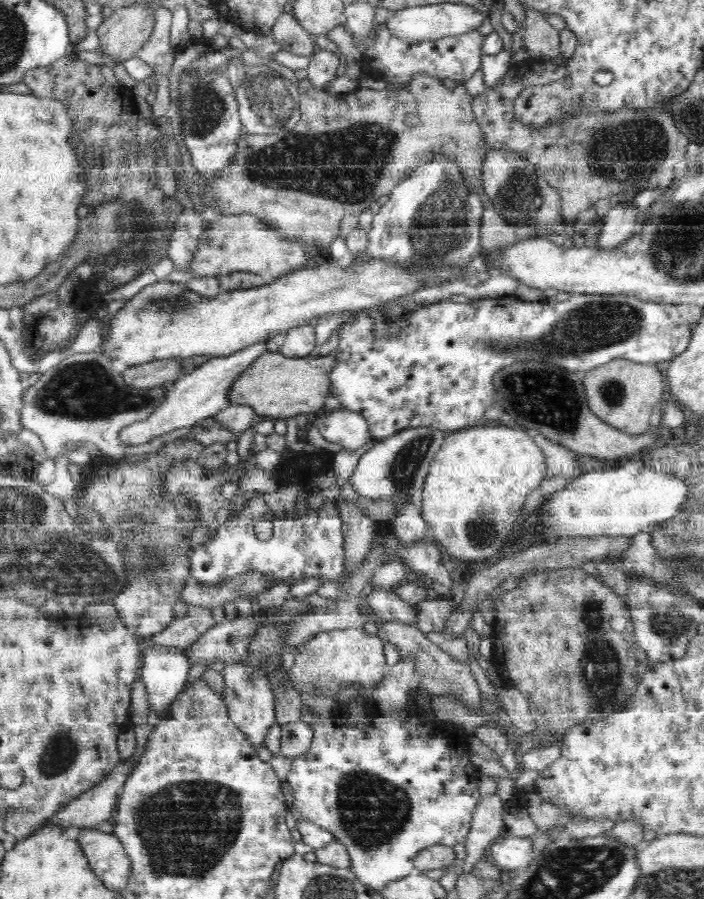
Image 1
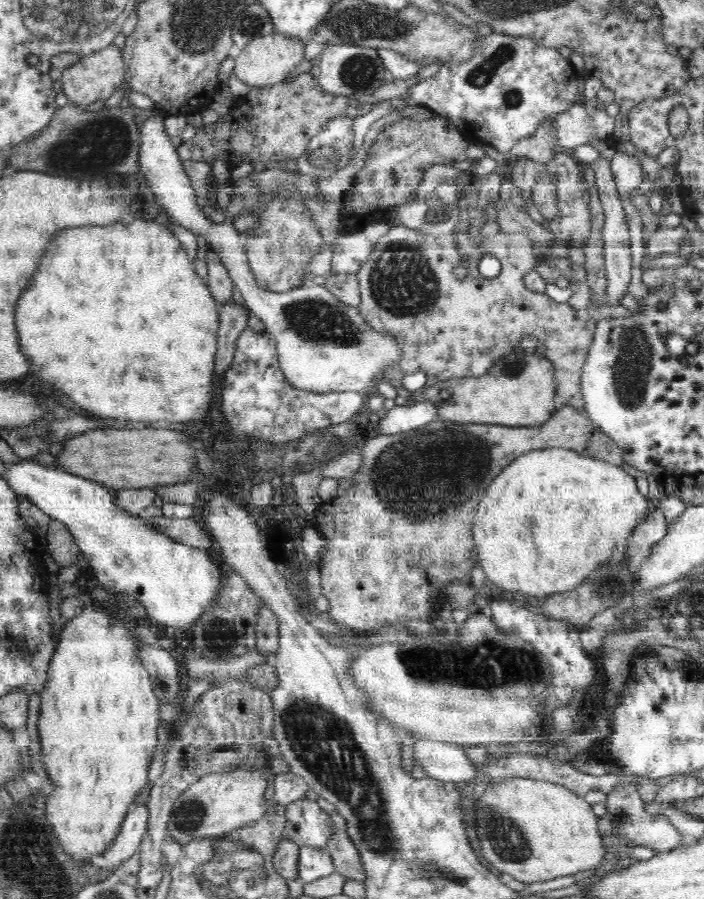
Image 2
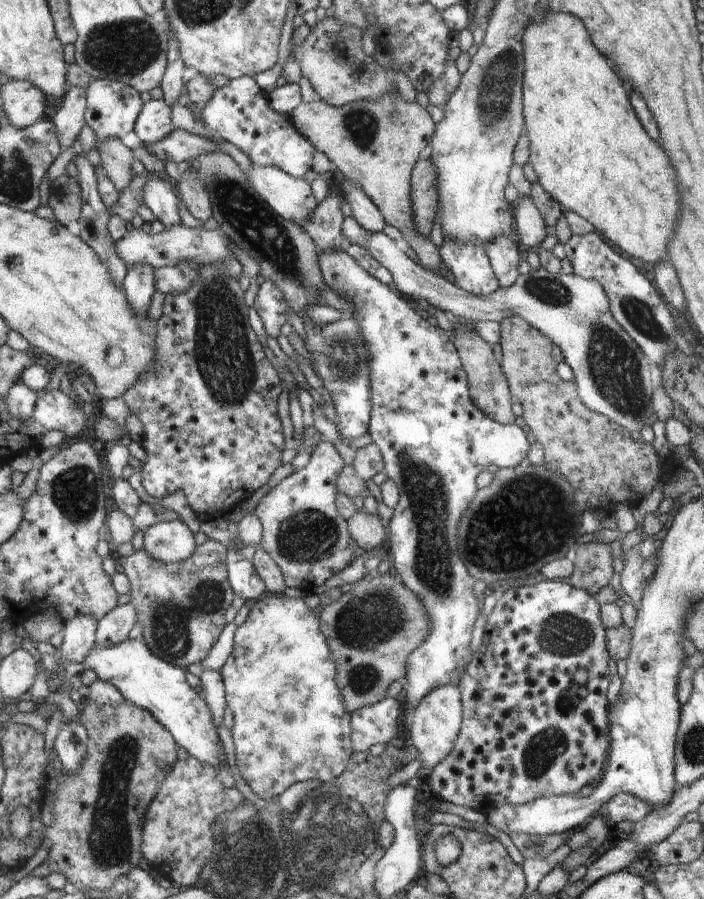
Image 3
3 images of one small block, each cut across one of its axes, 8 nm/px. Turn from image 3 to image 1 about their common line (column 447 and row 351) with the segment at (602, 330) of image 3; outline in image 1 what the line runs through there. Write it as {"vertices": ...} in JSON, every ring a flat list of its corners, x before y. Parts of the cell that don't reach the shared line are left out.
{"vertices":[[311,323,285,331,278,339,280,353,288,358,302,358,315,351,315,330]]}

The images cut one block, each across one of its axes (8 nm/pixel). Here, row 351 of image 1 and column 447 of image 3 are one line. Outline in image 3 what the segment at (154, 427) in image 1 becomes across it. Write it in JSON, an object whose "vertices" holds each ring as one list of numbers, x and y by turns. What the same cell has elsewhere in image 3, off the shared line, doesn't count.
{"vertices":[[442,238,438,244,439,256,446,269,454,276,454,285,466,293,488,297,499,288,484,247,462,245]]}

